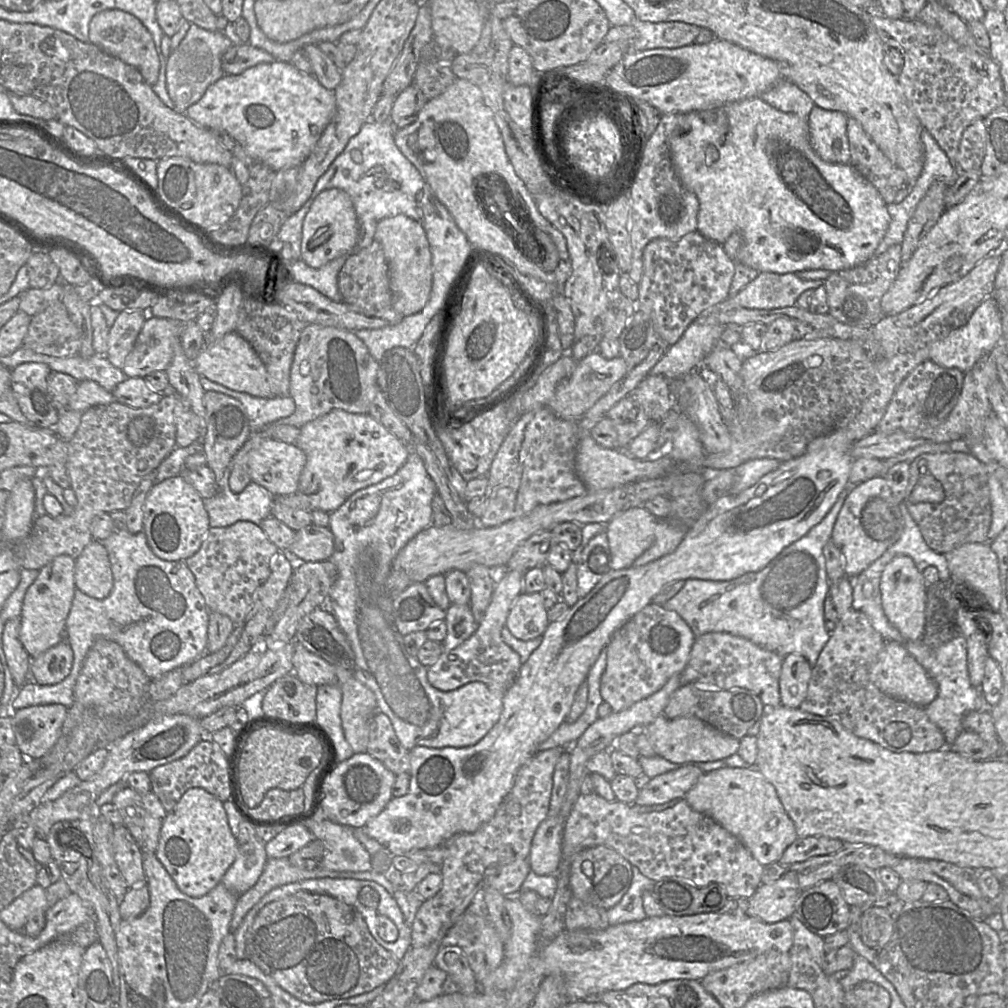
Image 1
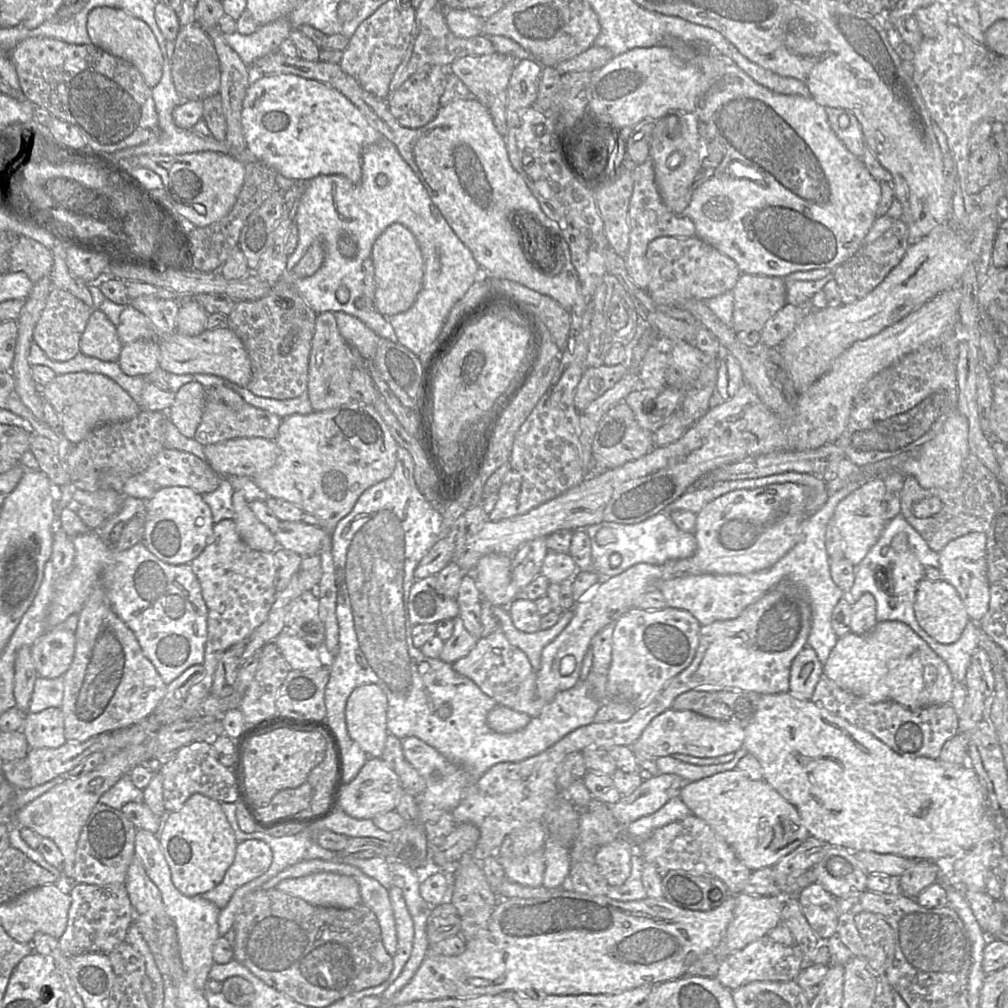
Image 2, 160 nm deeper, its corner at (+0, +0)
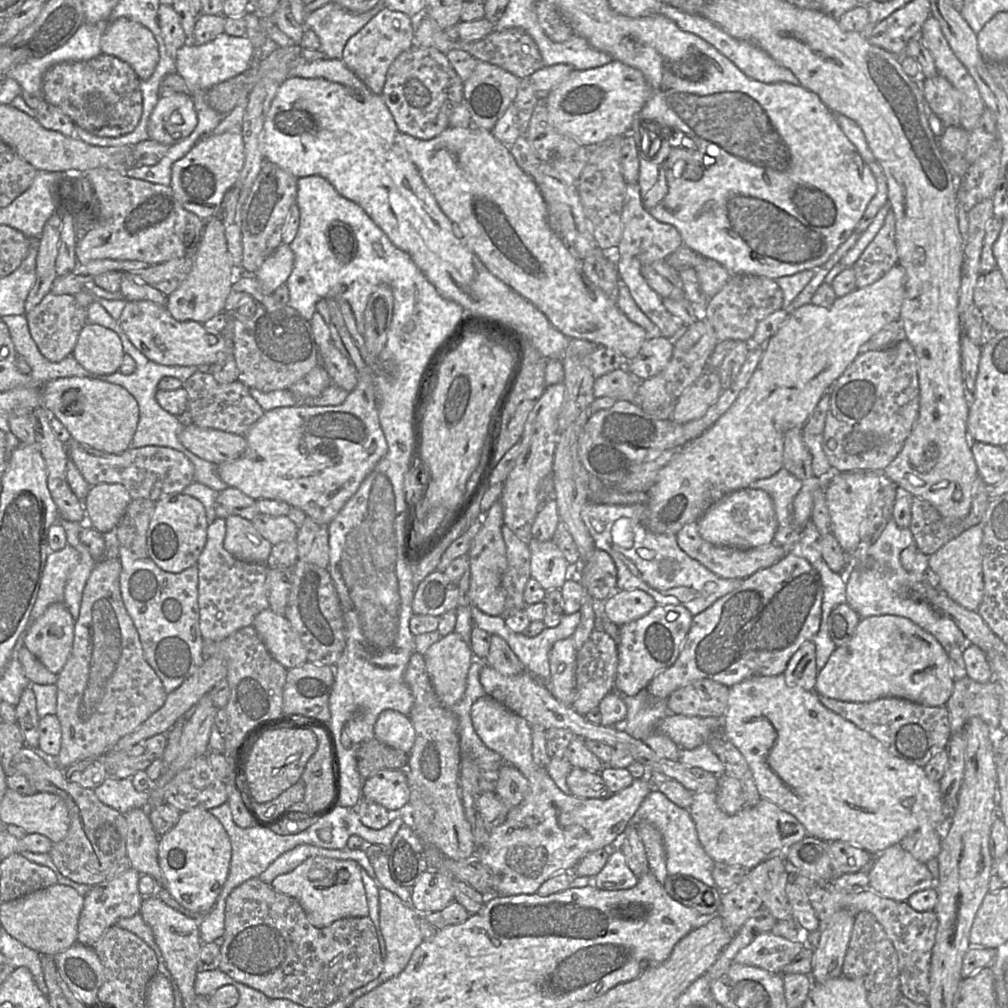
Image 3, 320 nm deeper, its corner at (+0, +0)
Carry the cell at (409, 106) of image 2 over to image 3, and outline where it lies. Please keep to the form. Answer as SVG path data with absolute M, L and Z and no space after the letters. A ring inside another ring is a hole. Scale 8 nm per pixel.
M413 45L390 65L381 95L400 132L430 140L450 126L452 111L464 99L464 82L453 69L446 54L432 47Z

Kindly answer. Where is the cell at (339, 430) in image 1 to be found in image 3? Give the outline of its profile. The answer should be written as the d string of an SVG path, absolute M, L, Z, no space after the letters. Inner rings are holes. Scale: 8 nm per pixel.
M386 284L379 285L369 297L364 311L365 331L363 336L365 346L371 356L371 365L366 364L364 371L360 371L357 374L357 385L353 391L349 392L346 400L342 404L336 406L292 406L278 407L265 411L263 416L244 435L247 441L245 452L240 457L217 466L218 475L222 481L224 481L229 487L237 488L255 500L275 499L284 501L290 507L301 509L305 512L307 517L311 517L317 523L329 525L333 521L346 502L356 493L363 480L369 475L388 450L387 441L378 417L376 374L378 374L380 370L378 366L378 357L386 345L387 335L392 321L393 304L394 297L392 289Z

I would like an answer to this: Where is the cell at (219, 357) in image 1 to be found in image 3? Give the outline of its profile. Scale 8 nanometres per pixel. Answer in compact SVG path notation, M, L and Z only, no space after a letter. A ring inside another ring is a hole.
M149 300L127 301L119 323L134 346L148 359L168 366L199 366L202 364L214 364L223 351L225 340L221 332L209 329L204 324L196 321L178 321L169 313L166 305L160 305Z

